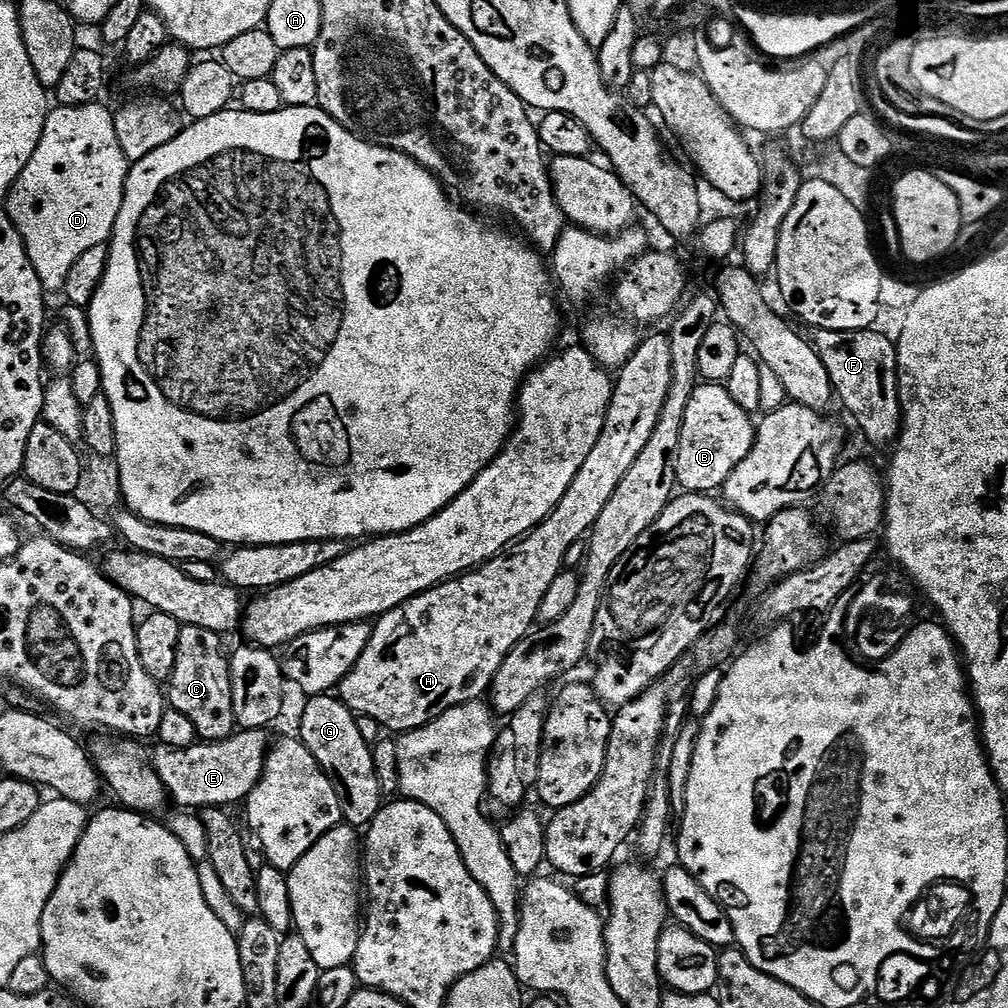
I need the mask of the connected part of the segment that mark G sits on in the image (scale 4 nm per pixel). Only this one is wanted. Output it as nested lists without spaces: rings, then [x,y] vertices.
[[[321,694],[311,697],[307,702],[309,704],[300,716],[298,738],[332,779],[332,784],[340,796],[343,823],[353,826],[371,824],[382,807],[382,793],[372,757],[373,745],[368,744],[366,738],[362,738],[356,716],[344,705],[343,700],[332,694]]]

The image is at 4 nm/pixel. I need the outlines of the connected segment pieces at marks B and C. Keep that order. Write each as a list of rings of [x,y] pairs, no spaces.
[[[697,383],[694,394],[690,394],[690,406],[686,406],[686,418],[682,418],[682,442],[678,446],[676,459],[677,485],[684,492],[701,494],[712,494],[723,489],[734,466],[750,454],[756,440],[757,425],[754,420],[752,424],[752,420],[750,413],[730,398],[723,383]]]
[[[183,625],[178,634],[174,670],[166,681],[167,703],[194,722],[197,737],[204,742],[225,740],[238,728],[230,686],[229,657],[226,652],[224,656],[224,644],[220,640],[223,639],[219,632],[202,630],[202,626]]]

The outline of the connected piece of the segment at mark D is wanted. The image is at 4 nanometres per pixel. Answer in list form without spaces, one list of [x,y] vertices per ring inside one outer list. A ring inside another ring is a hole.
[[[104,102],[87,104],[86,106],[74,106],[73,108],[56,106],[49,111],[48,117],[46,118],[46,126],[42,130],[42,138],[38,142],[38,150],[34,150],[34,158],[30,158],[30,162],[26,162],[26,170],[22,170],[22,174],[16,179],[12,189],[8,191],[8,199],[6,201],[8,217],[14,222],[18,234],[24,239],[26,254],[30,258],[30,262],[34,266],[38,278],[42,282],[45,293],[59,293],[63,289],[66,278],[70,274],[70,266],[74,266],[74,262],[78,262],[78,258],[82,258],[82,254],[86,254],[86,250],[90,250],[90,246],[108,244],[111,241],[112,231],[114,230],[116,219],[118,218],[118,214],[122,208],[122,202],[124,201],[124,183],[128,181],[129,171],[130,161],[126,154],[122,152],[121,143],[118,142],[113,109],[108,109],[104,105]]]

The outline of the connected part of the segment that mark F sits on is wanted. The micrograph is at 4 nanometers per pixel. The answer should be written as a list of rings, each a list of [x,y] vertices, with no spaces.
[[[813,329],[810,334],[832,389],[851,412],[865,438],[874,446],[891,447],[903,428],[897,348],[893,339],[872,329],[830,331]]]

